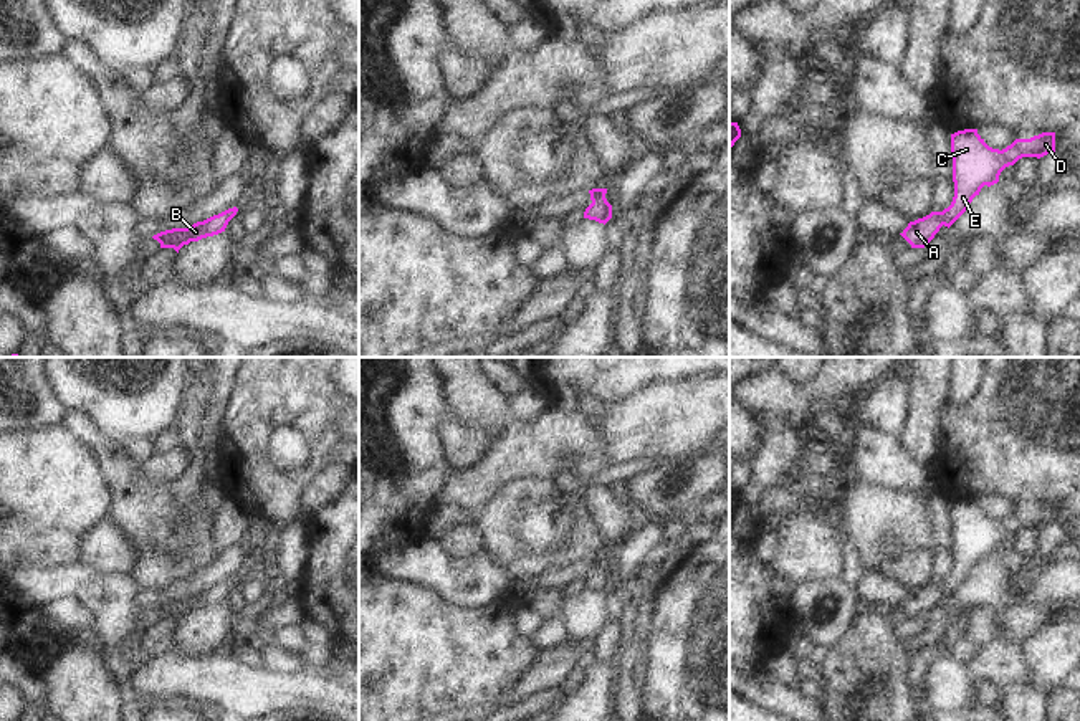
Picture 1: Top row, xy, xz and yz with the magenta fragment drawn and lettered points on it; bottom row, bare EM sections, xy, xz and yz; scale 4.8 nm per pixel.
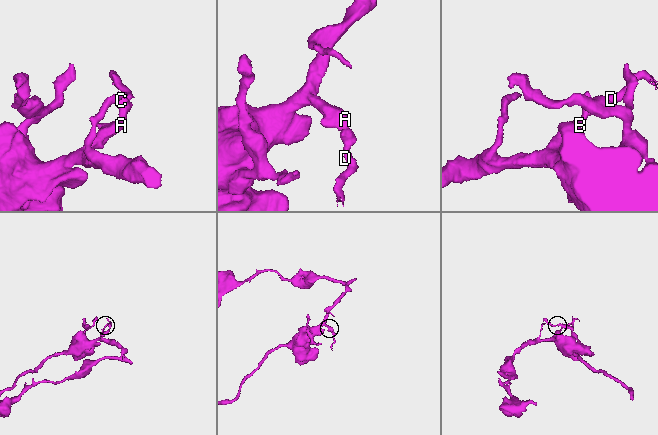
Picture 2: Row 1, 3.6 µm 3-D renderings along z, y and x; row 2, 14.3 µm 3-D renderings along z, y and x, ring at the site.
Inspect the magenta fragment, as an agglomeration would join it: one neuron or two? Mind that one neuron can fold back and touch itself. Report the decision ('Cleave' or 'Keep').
Keep

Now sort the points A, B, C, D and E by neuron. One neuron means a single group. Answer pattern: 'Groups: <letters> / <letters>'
Groups: A B C D E

